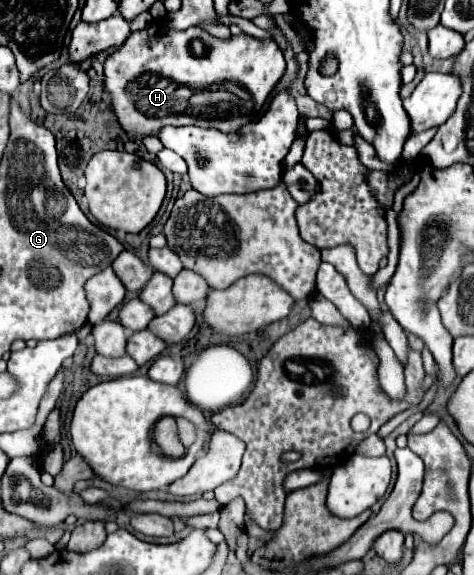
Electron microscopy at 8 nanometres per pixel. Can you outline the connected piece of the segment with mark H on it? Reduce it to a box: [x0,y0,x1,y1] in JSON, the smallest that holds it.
[105,23,283,139]

